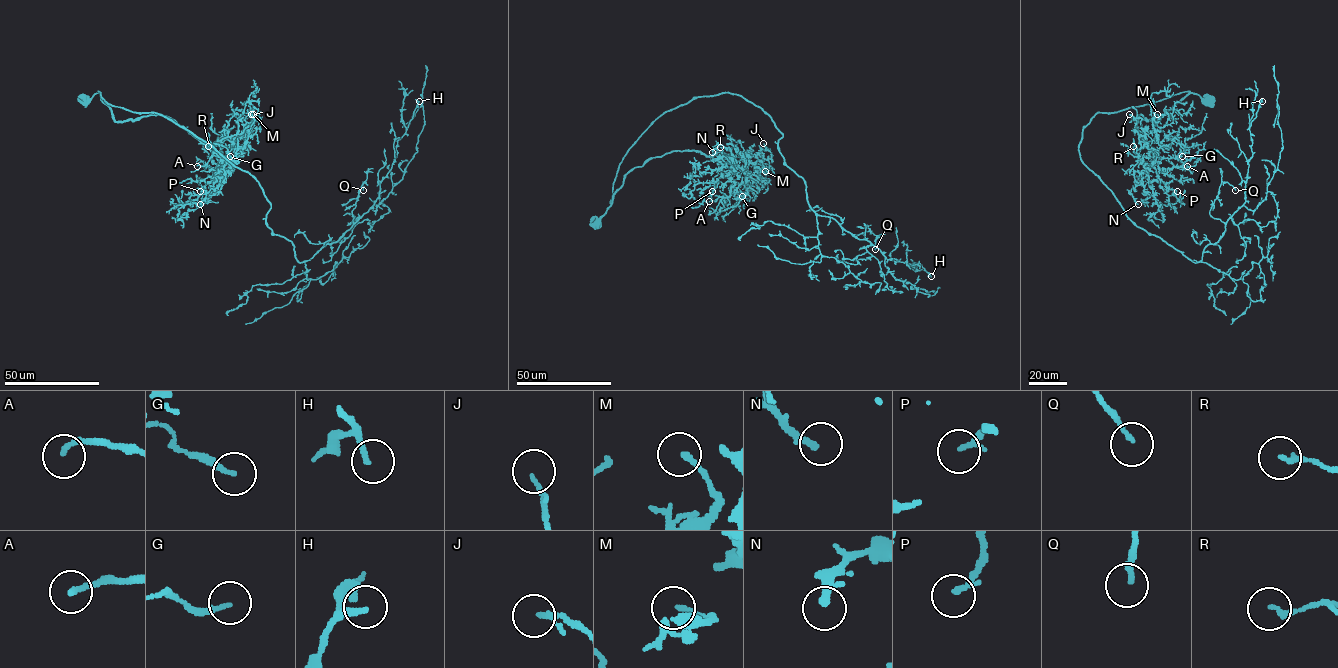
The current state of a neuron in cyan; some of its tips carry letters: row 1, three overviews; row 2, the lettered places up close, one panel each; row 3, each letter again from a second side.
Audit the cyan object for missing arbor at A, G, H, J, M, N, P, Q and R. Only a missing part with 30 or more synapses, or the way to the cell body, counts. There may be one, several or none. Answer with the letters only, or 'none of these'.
A, H, N, P

